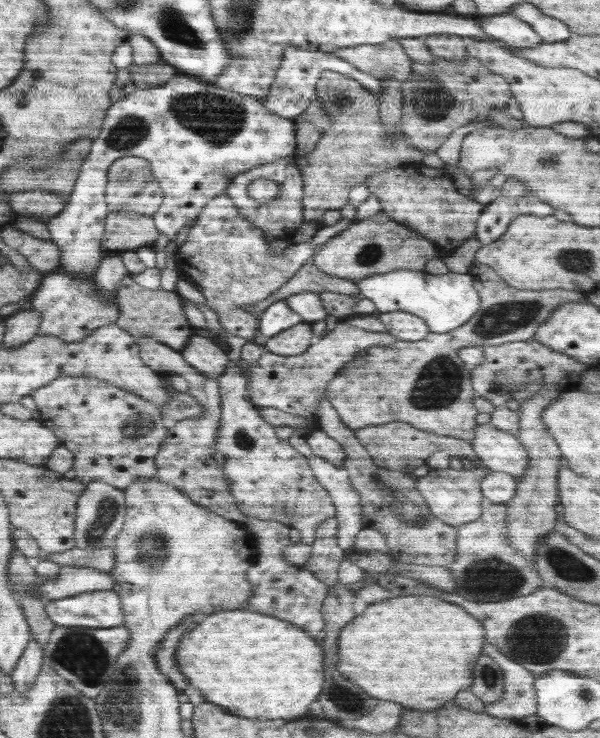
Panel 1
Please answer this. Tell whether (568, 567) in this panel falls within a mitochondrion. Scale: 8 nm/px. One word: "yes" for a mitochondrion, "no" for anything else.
yes

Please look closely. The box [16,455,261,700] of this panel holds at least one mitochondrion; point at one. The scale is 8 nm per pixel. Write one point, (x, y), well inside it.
(80, 653)

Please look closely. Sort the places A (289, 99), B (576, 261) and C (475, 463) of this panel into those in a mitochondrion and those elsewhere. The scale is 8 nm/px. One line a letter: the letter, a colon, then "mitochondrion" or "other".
A: other
B: mitochondrion
C: other

